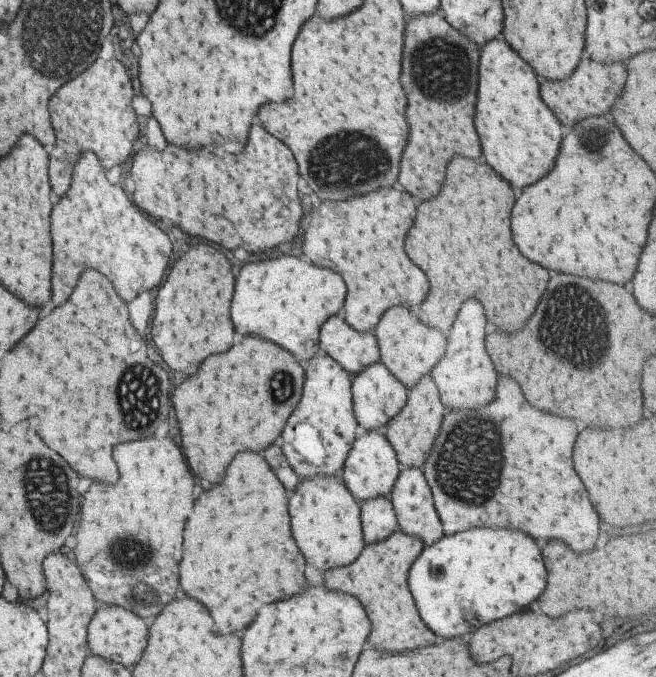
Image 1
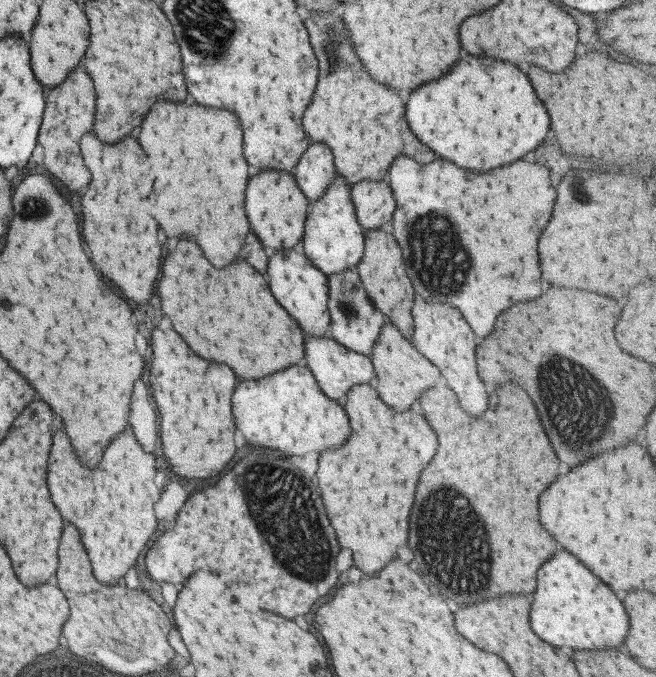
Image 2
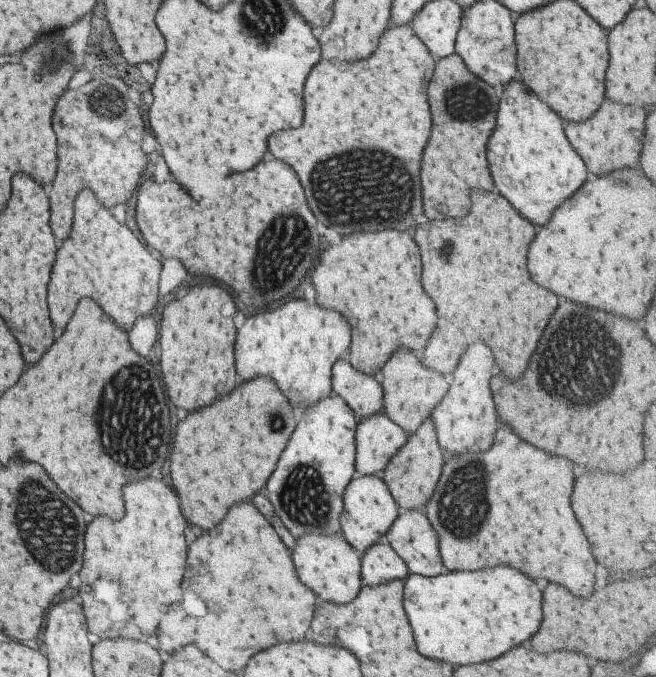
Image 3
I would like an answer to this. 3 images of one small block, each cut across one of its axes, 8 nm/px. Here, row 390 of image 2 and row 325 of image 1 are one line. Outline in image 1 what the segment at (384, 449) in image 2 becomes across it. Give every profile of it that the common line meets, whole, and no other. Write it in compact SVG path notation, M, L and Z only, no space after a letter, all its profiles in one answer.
M377 190L361 198L351 198L345 202L323 202L317 210L311 212L311 224L303 234L301 252L309 258L311 264L319 268L329 268L337 272L347 288L347 296L343 302L341 318L358 333L372 333L375 324L383 316L389 306L417 306L427 296L427 280L425 274L411 264L411 260L403 252L403 238L411 228L415 218L415 204L407 192L399 190Z

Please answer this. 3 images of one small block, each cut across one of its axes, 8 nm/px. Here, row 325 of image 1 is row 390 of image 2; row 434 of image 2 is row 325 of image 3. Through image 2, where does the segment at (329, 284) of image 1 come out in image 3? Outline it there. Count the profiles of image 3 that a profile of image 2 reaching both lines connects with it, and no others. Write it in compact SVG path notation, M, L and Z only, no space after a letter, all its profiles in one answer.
M291 300L281 308L265 314L245 318L243 326L235 336L235 372L241 380L251 380L255 376L265 376L273 380L297 411L313 406L321 399L333 394L330 386L332 364L349 346L349 324L333 310L321 310L309 306L303 300Z

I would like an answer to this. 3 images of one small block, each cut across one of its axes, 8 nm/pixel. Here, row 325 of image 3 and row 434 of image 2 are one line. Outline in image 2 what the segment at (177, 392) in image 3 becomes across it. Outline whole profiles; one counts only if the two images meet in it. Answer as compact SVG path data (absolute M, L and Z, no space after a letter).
M151 330L151 364L149 364L149 376L147 382L151 386L151 394L155 400L155 408L159 414L159 434L163 442L163 454L173 466L171 470L185 478L209 478L217 474L233 456L235 444L233 444L233 420L231 420L231 408L229 398L235 384L235 374L225 364L215 364L199 358L193 354L187 344L179 338L173 330Z

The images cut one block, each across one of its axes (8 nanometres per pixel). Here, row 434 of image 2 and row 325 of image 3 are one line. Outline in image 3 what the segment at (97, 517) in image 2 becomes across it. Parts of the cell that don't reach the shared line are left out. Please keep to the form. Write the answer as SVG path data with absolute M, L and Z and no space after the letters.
M81 190L81 194L77 194L77 198L75 198L73 208L75 208L73 226L71 226L69 238L61 244L61 248L55 254L55 262L53 262L53 268L51 268L51 280L49 280L49 286L47 286L49 318L51 318L53 326L65 328L65 324L69 322L79 298L87 296L87 298L95 300L101 306L101 310L119 328L129 332L133 322L139 316L145 316L153 308L153 304L157 302L157 278L159 278L161 262L145 250L145 246L129 232L129 228L119 224L107 209L93 198L91 190Z

